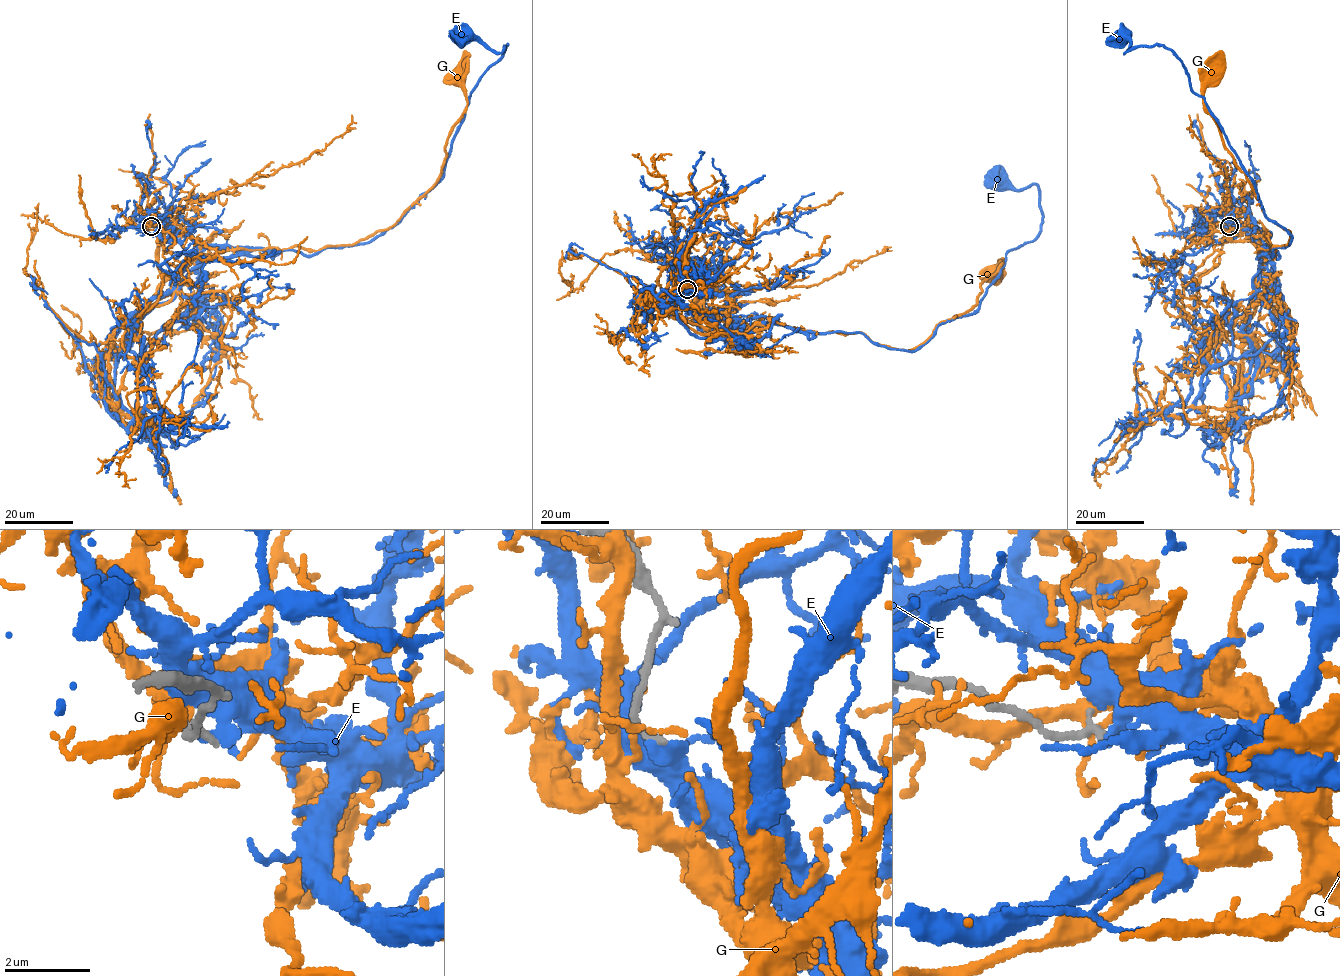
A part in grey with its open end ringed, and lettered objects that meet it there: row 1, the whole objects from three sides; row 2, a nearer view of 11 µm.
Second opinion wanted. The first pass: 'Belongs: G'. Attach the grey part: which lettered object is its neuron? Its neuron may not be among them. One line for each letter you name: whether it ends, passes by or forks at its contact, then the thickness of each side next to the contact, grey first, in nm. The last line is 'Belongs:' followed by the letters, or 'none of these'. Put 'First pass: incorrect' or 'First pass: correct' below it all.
Belongs: none of these
First pass: incorrect

